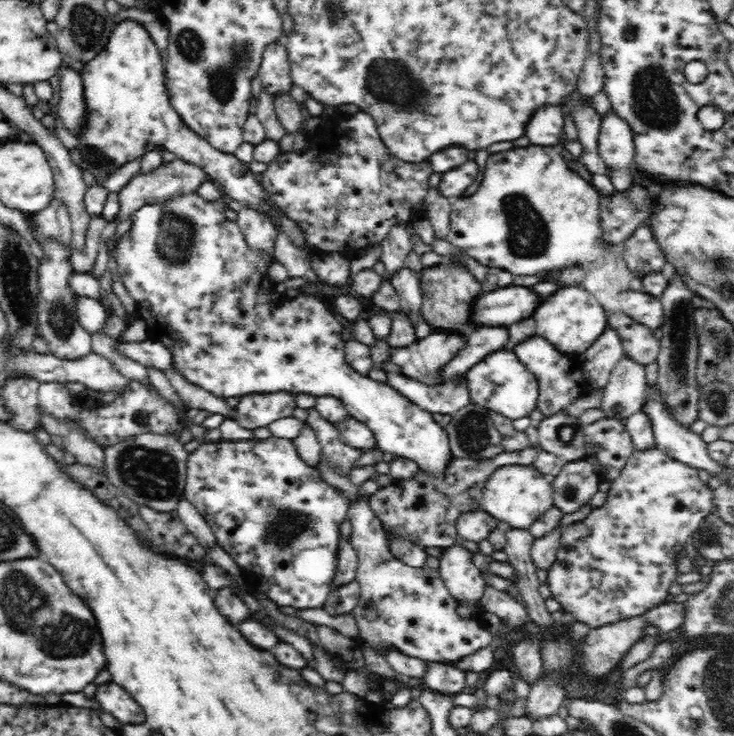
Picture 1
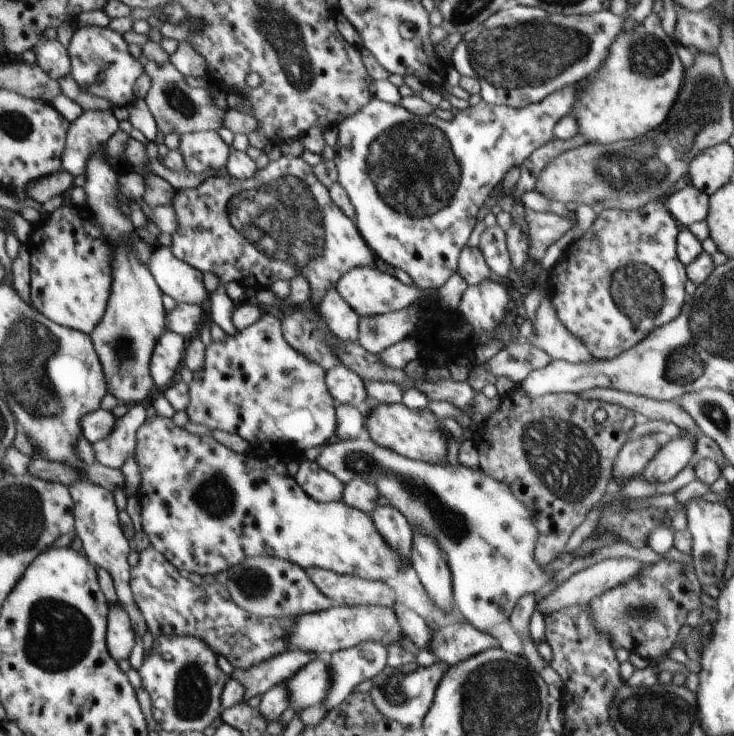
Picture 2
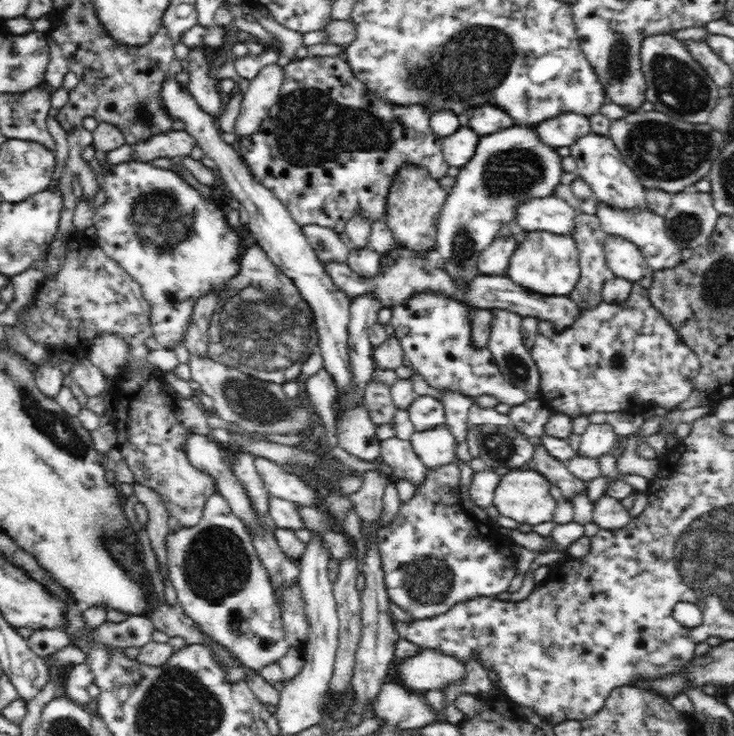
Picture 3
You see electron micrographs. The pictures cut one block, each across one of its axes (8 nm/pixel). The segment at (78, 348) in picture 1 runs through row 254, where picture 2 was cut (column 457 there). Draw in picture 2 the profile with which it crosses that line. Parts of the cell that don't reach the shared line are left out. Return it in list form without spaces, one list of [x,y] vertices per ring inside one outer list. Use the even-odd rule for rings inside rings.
[[[629,4],[626,12],[618,16],[612,11],[600,11],[589,15],[548,14],[540,8],[514,6],[499,10],[486,19],[481,27],[463,35],[452,54],[452,65],[462,77],[475,78],[481,86],[480,96],[491,105],[506,105],[521,109],[539,103],[548,95],[566,84],[584,82],[594,75],[609,58],[609,51],[623,32],[624,20],[630,15],[634,5]]]

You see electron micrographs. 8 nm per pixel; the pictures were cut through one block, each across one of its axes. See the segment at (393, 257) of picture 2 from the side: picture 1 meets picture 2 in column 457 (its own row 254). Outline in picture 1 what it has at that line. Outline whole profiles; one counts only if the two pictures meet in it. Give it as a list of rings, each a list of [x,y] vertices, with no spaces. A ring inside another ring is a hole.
[[[190,191],[185,192],[184,195],[175,195],[172,199],[165,199],[164,202],[154,203],[153,205],[145,204],[144,206],[142,206],[142,208],[139,208],[131,216],[133,222],[131,225],[131,229],[124,233],[122,238],[118,240],[118,243],[112,251],[112,255],[116,260],[117,270],[120,275],[120,278],[124,283],[124,287],[126,287],[126,290],[128,291],[128,293],[130,293],[130,296],[134,298],[137,304],[134,314],[136,314],[140,319],[144,320],[144,322],[146,322],[147,338],[150,341],[162,343],[166,348],[168,348],[168,350],[171,350],[172,362],[173,366],[176,366],[176,370],[178,370],[184,377],[186,377],[190,382],[192,382],[192,384],[195,384],[196,386],[199,386],[200,388],[211,392],[212,394],[214,394],[214,396],[219,396],[226,399],[234,396],[239,397],[245,394],[252,393],[271,393],[274,391],[288,391],[294,394],[312,394],[312,396],[315,397],[323,397],[324,395],[328,395],[329,397],[339,398],[344,403],[344,406],[347,408],[347,411],[352,417],[354,417],[357,421],[363,422],[365,425],[368,425],[368,428],[374,433],[376,448],[378,448],[380,451],[390,452],[390,454],[403,455],[404,457],[408,457],[409,459],[412,459],[412,461],[416,462],[419,469],[430,473],[430,475],[436,475],[436,477],[438,475],[443,475],[443,472],[445,471],[445,468],[449,465],[451,458],[454,457],[451,454],[448,435],[446,434],[444,427],[441,427],[439,423],[434,421],[432,413],[428,412],[427,410],[424,410],[423,408],[420,408],[418,405],[416,405],[416,403],[410,402],[410,400],[408,400],[403,394],[400,394],[399,391],[392,388],[387,382],[378,382],[368,377],[368,375],[364,376],[363,374],[356,372],[356,370],[354,370],[350,366],[350,364],[348,364],[348,361],[345,358],[345,342],[342,339],[342,330],[344,330],[344,328],[342,327],[342,324],[336,319],[335,314],[332,311],[330,311],[324,305],[324,303],[320,301],[320,299],[317,299],[314,296],[308,296],[308,294],[302,292],[300,293],[300,296],[296,296],[296,298],[286,298],[284,294],[280,294],[280,292],[276,290],[277,284],[274,284],[274,282],[270,280],[270,276],[268,276],[268,268],[270,268],[270,266],[272,266],[272,262],[274,262],[271,256],[272,252],[260,251],[258,248],[254,248],[250,245],[250,243],[246,242],[246,239],[244,239],[243,231],[240,230],[238,223],[236,223],[236,221],[226,220],[226,214],[224,214],[224,210],[226,210],[226,204],[224,204],[221,198],[216,200],[207,200],[200,197],[198,192]]]

